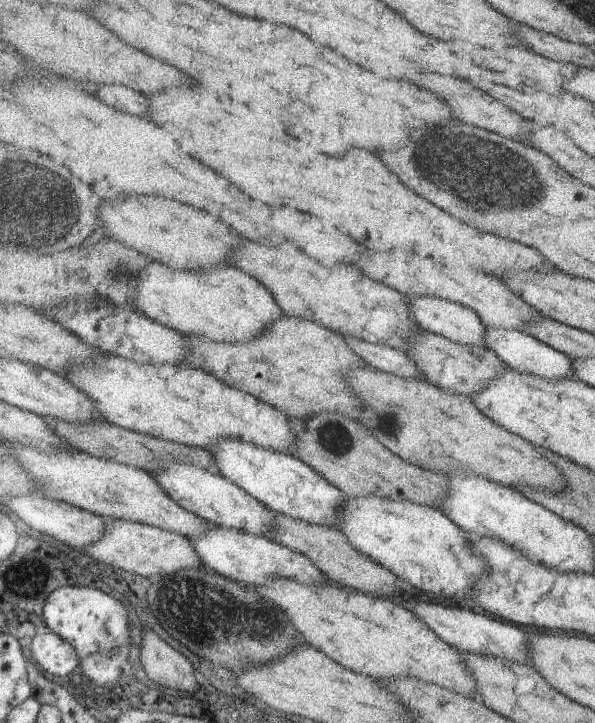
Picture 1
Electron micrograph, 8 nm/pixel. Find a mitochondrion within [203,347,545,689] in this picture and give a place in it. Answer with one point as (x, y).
(498, 559)

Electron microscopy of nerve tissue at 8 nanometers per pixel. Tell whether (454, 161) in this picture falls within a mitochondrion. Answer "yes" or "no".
yes

